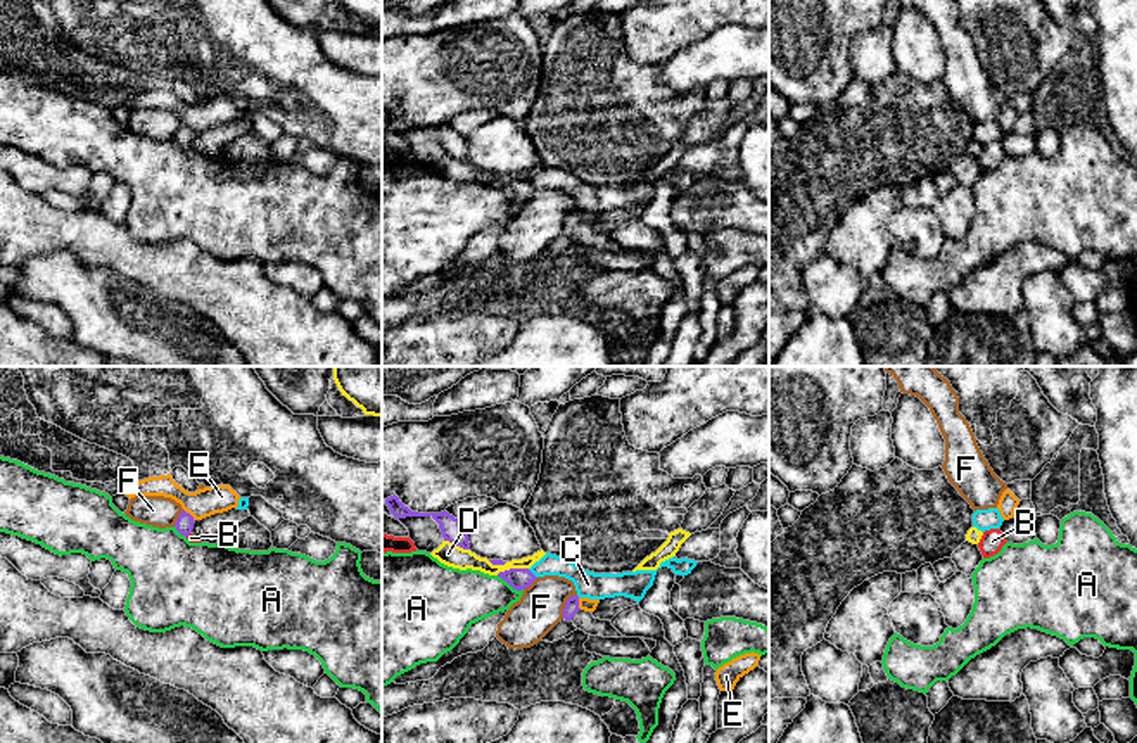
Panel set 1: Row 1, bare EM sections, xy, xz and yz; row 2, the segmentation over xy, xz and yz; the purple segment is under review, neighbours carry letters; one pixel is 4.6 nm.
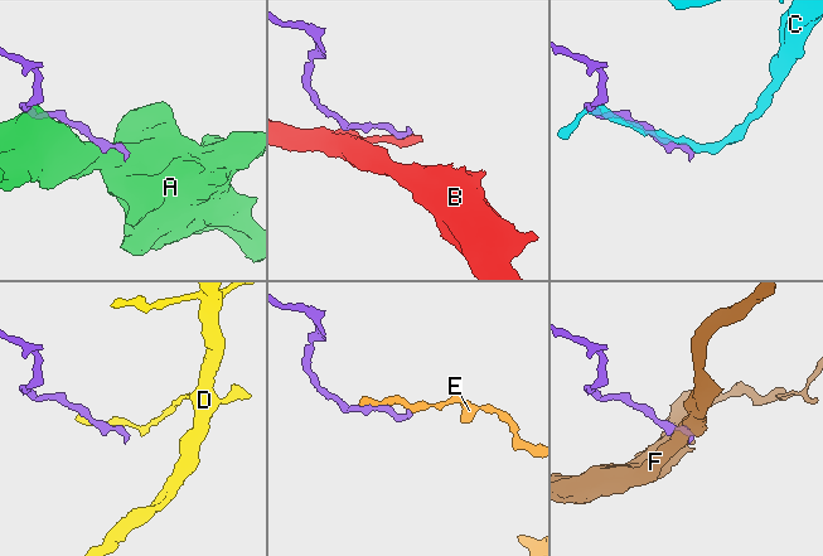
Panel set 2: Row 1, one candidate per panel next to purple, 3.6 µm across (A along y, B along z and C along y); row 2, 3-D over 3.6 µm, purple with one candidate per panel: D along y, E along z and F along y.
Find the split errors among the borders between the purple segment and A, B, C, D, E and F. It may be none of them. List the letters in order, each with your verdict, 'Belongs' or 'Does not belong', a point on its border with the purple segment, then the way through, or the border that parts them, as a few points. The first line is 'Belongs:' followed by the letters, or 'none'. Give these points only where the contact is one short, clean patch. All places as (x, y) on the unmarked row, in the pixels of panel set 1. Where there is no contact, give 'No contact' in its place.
Belongs: none
A: Does not belong. Touches purple at xz (510, 197)
B: Does not belong. Touches purple at xy (187, 147). Boundary: xy (189, 146), (185, 149)
C: Does not belong. Touches purple at xz (533, 187)
D: Does not belong. Touches purple at xz (512, 182)
E: Does not belong. Touches purple at xy (190, 128)
F: Does not belong. Touches purple at xz (565, 218). Boundary: xz (576, 208), (567, 213), (562, 230)

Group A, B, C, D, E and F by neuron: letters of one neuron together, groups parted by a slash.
A / B / C / D / E / F

